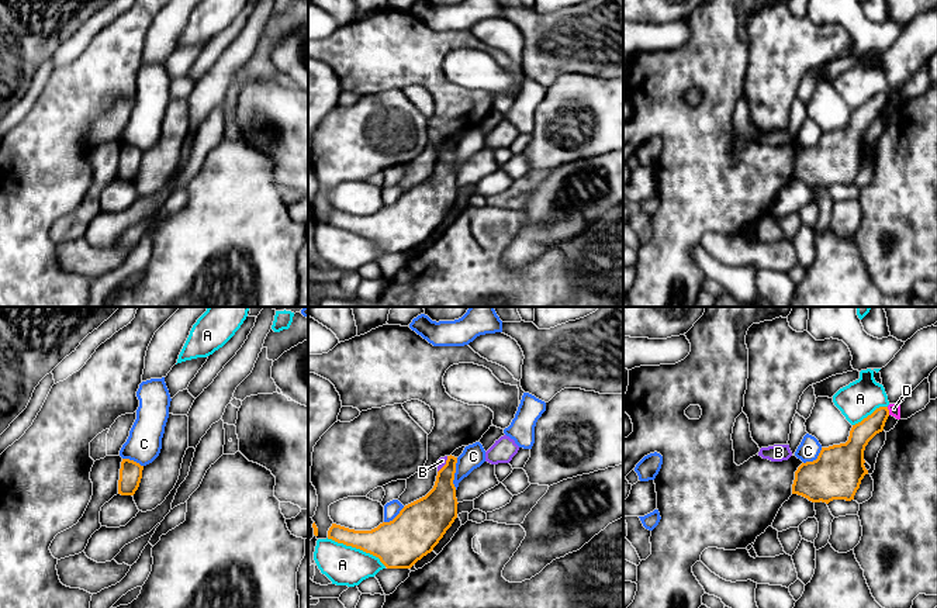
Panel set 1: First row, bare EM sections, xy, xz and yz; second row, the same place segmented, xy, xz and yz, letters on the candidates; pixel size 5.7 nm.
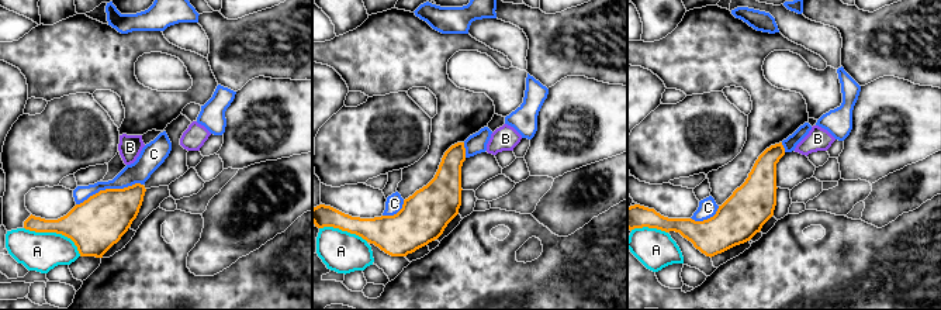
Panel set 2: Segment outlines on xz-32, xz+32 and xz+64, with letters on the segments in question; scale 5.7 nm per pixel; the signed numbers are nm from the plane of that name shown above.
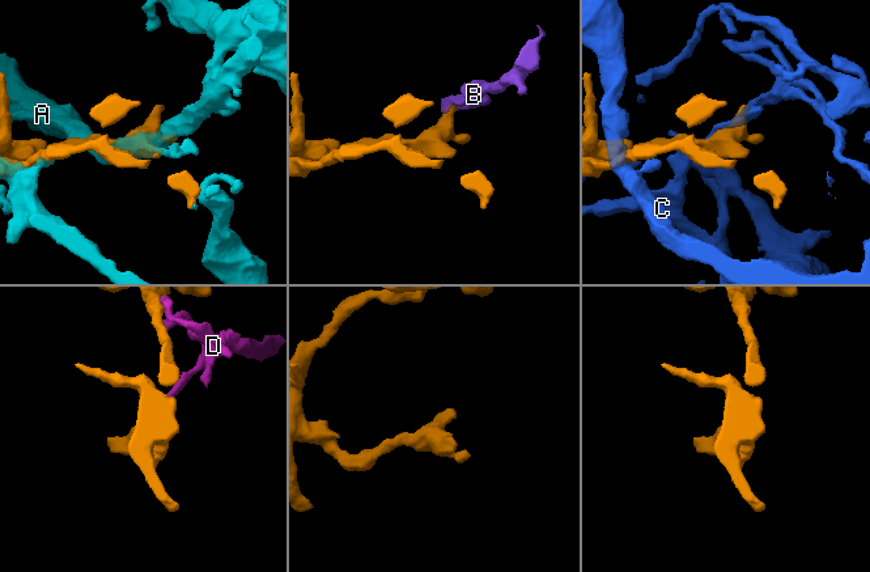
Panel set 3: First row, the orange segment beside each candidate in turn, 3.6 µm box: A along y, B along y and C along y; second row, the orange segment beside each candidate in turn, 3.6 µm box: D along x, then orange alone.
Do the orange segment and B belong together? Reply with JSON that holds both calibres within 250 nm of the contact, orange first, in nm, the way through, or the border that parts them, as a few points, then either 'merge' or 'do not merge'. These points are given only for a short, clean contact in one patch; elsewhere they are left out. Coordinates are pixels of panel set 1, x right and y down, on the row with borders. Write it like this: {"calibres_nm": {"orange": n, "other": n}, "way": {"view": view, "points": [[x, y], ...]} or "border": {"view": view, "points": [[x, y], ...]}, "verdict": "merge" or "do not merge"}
{"calibres_nm": {"orange": 200, "other": 50}, "border": {"view": "xz", "points": [[448, 456], [438, 472]]}, "verdict": "do not merge"}

